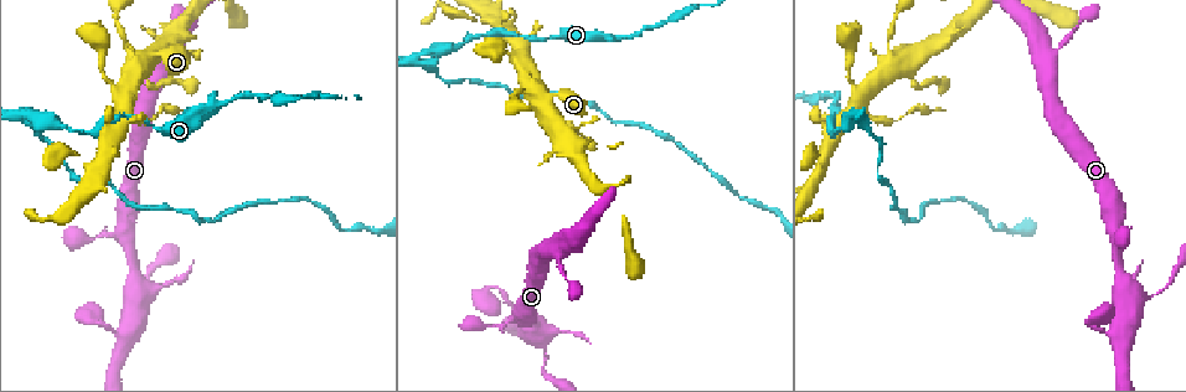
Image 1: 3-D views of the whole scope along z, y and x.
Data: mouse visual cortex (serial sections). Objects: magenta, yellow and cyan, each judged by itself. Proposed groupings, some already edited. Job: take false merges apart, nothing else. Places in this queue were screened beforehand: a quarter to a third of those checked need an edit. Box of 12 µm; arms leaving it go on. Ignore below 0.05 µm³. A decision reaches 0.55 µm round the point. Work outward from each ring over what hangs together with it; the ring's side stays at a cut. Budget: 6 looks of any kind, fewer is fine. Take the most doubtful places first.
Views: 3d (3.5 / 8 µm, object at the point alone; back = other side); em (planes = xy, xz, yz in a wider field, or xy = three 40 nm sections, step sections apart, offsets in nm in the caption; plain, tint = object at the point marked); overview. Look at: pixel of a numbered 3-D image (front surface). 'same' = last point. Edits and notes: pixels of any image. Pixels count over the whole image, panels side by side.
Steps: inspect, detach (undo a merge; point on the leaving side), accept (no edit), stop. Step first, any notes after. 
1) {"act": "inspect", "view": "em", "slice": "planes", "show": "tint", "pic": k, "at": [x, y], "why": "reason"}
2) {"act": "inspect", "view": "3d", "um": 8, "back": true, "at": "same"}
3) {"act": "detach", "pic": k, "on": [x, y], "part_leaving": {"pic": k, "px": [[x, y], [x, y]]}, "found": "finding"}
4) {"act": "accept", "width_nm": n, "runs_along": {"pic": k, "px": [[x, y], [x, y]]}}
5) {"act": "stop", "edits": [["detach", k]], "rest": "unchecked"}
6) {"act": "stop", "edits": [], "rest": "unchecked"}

{"act": "inspect", "view": "3d", "um": 3.5, "pic": 1, "at": [873, 119], "why": "calibre changes"}

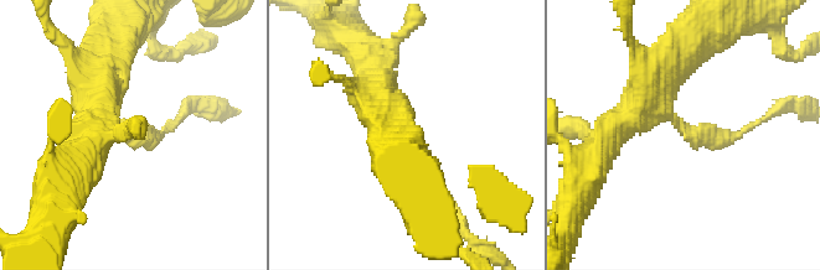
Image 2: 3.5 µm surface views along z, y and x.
{"act": "inspect", "view": "em", "slice": "xy", "step": 3, "show": "tint", "pic": 2, "at": [681, 128], "arm_widths_nm": [200, 500], "why": "need the tissue"}

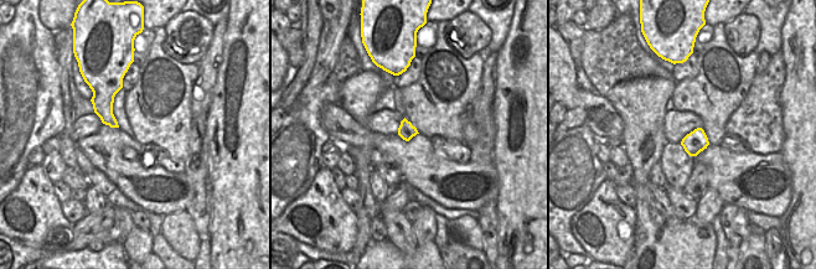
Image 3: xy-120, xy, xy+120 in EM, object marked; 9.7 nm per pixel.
{"act": "detach", "pic": 2, "on": [715, 131], "found": "two cells meet here"}

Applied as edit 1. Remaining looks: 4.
{"act": "inspect", "view": "3d", "um": 3.5, "pic": 1, "at": [604, 34], "why": "sudden change in width"}

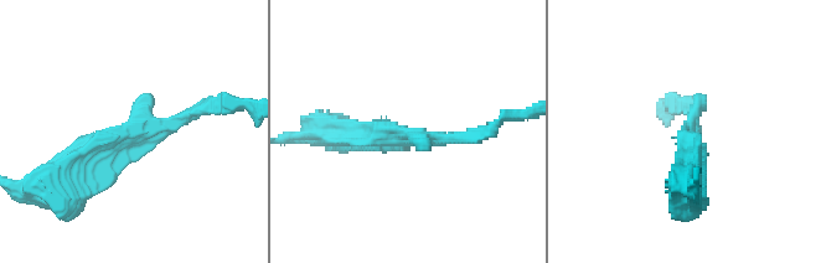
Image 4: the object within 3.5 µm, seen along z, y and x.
{"act": "accept", "runs_along": {"pic": 4, "px": [[56, 186], [91, 151], [201, 109]]}, "found": "one cell here"}

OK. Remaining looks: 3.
{"act": "inspect", "view": "em", "slice": "xy", "step": 2, "show": "tint", "pic": 1, "at": [37, 121], "why": "three arms meet"}

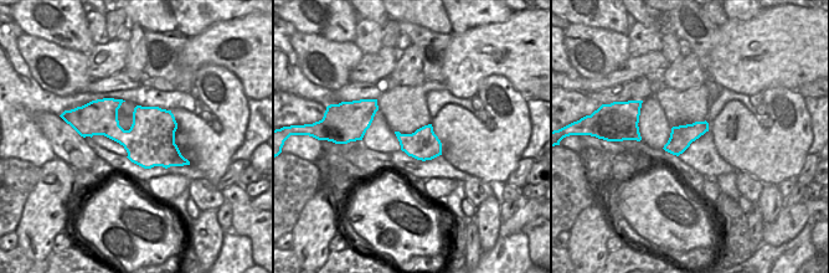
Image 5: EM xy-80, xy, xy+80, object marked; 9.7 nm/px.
{"act": "inspect", "view": "3d", "um": 3.5, "at": "same", "why": "see where the arms go"}

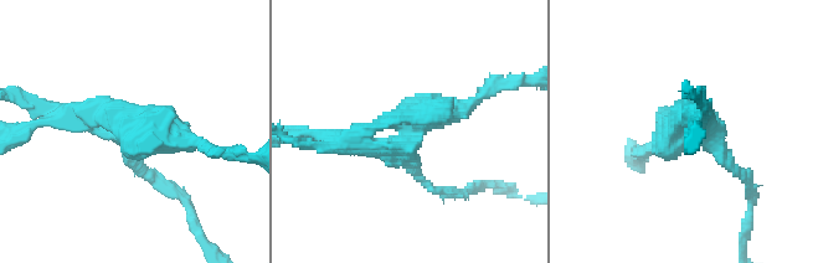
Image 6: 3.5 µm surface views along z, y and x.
{"act": "detach", "pic": 6, "on": [728, 154], "arm_widths_nm": [150, 300, 300], "part_leaving": {"pic": 6, "px": [[407, 130], [407, 165], [435, 190], [457, 194]]}, "found": "two cells meet here"}

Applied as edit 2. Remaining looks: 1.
{"act": "stop", "edits": [["detach", 2], ["detach", 6]], "rest": "unchecked"}

